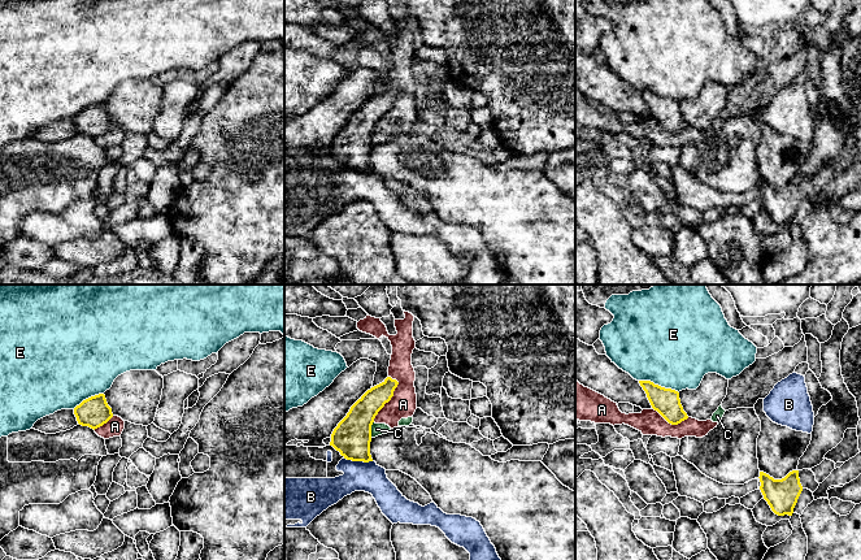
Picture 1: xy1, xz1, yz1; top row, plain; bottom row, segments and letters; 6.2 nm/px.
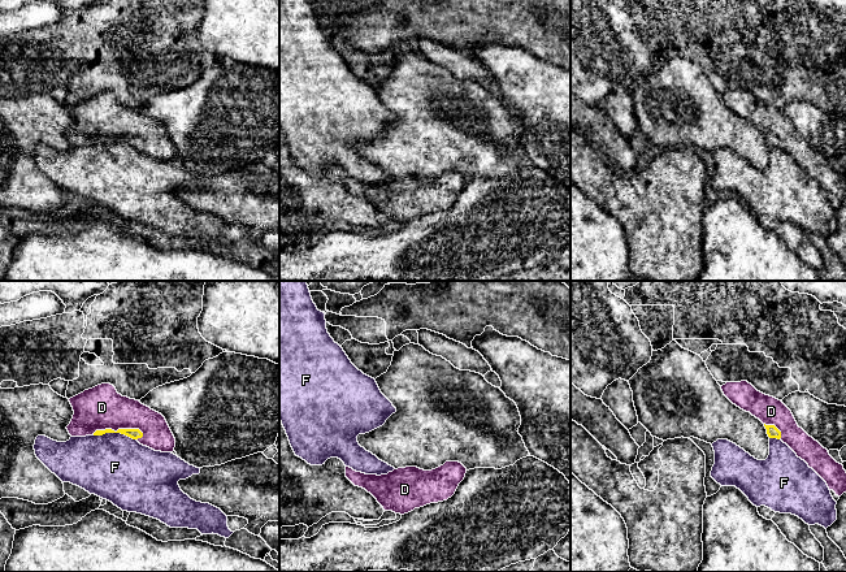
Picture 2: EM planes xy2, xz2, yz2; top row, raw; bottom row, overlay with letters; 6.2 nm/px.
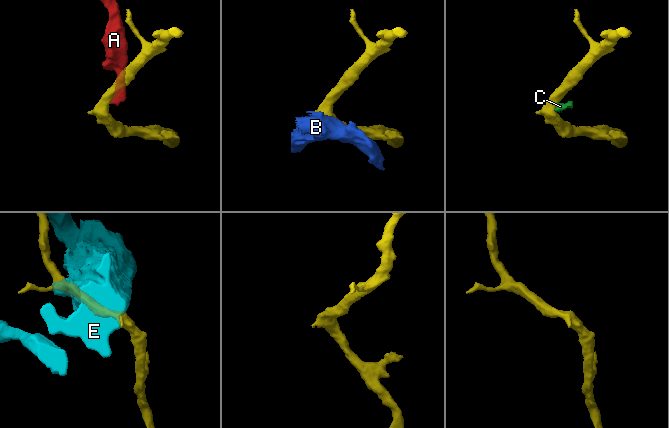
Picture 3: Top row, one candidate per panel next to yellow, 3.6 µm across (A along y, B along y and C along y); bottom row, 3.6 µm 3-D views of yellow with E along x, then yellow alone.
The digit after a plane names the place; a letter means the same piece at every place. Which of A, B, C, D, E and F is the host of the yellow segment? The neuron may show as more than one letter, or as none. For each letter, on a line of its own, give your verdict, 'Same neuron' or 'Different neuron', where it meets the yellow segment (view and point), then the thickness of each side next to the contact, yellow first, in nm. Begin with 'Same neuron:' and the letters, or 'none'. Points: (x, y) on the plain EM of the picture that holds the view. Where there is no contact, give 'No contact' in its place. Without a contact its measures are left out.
Same neuron: D
A: Different neuron. Touches yellow at xz1 (391, 105). Thickness 170 nm (yellow) against 170 nm
B: Different neuron. Touches yellow at xz1 (359, 169). Thickness 240 nm (yellow) against 190 nm
C: Different neuron. Touches yellow at xz1 (370, 138). Thickness 240 nm (yellow) against 80 nm
D: Same neuron. Touches yellow at xy2 (118, 138). Thickness 60 nm (yellow) against 280 nm
E: Different neuron. Touches yellow at yz1 (657, 94). Thickness 170 nm (yellow) against 500 nm
F: Different neuron. Touches yellow at xy2 (115, 141). Thickness 60 nm (yellow) against 420 nm

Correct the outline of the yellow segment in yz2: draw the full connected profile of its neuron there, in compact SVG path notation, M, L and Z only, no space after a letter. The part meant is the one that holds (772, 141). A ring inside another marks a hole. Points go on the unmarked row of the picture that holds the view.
M747 90L726 91L724 104L741 118L759 127L769 147L781 148L841 205L846 202L846 179L817 150L798 135L791 120L778 108L758 100Z

